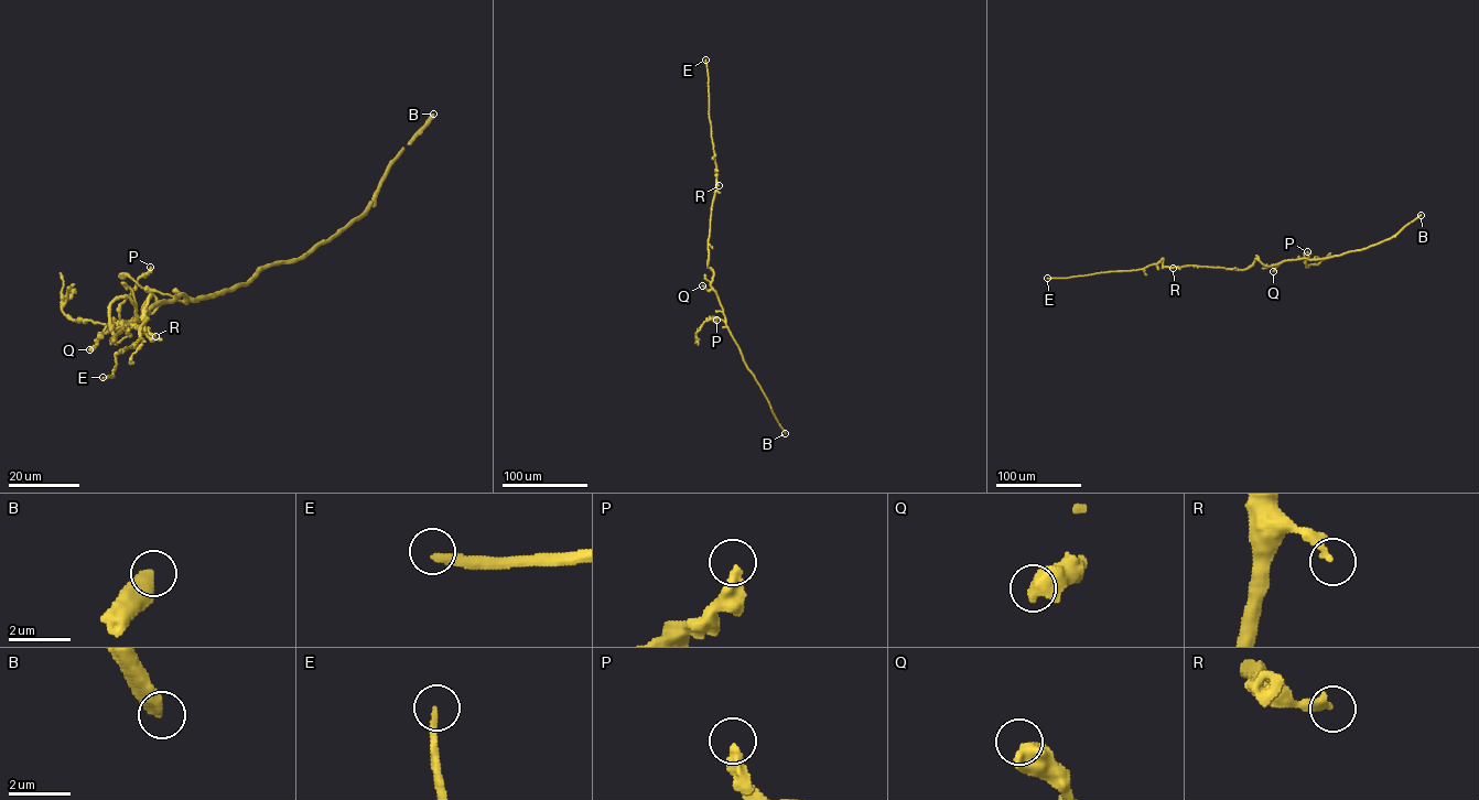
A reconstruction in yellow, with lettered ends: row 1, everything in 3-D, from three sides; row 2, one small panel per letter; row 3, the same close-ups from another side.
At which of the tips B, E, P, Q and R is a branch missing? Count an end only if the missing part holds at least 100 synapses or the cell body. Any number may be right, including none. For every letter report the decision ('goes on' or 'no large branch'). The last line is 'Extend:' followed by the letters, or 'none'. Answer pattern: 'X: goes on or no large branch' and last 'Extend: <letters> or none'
B: no large branch
E: goes on
P: no large branch
Q: no large branch
R: no large branch
Extend: E

